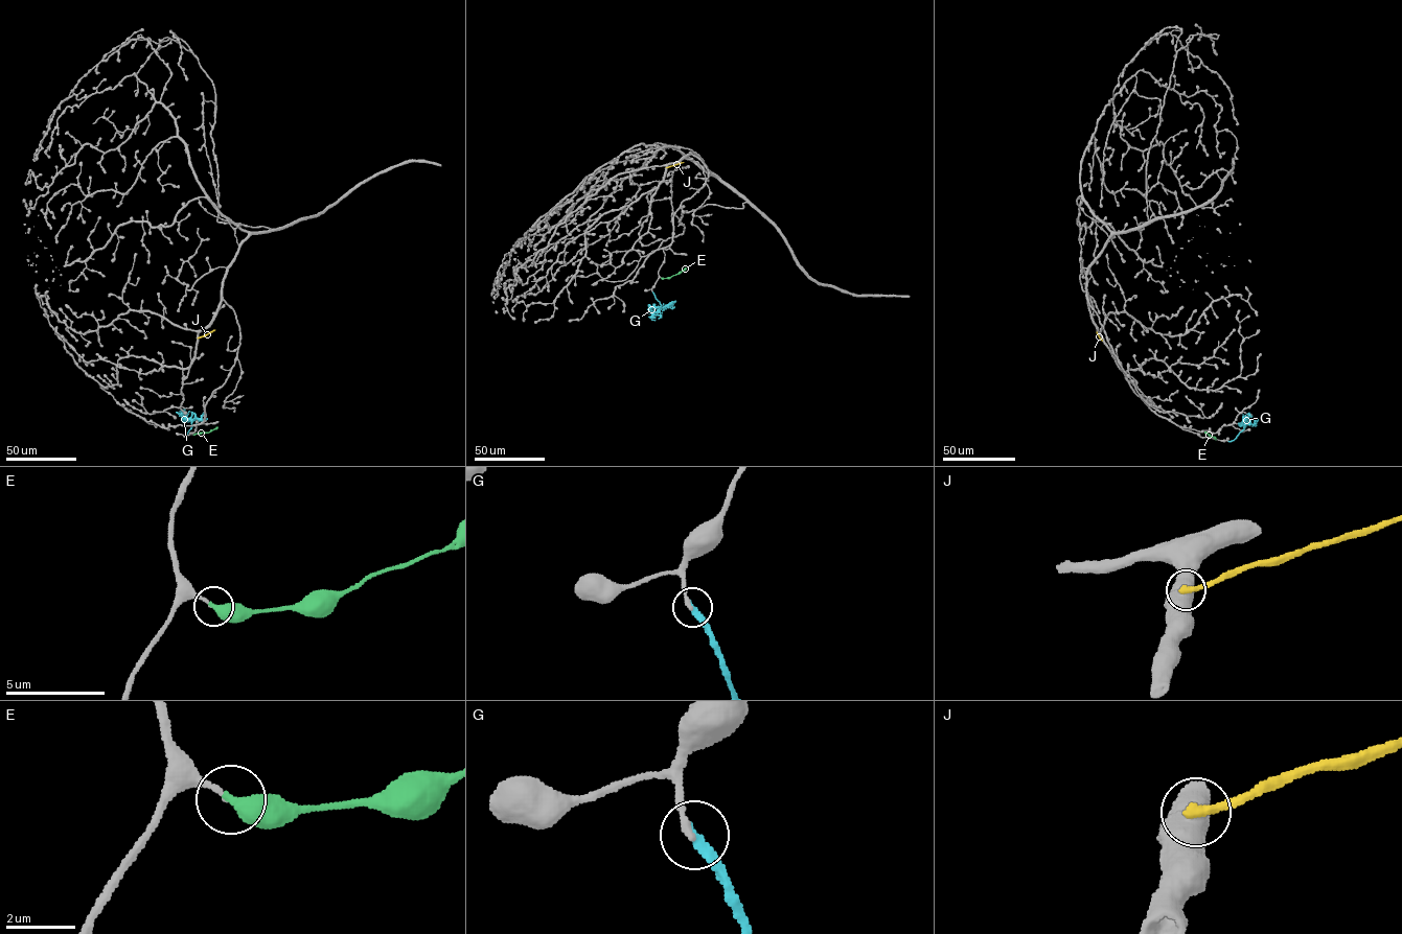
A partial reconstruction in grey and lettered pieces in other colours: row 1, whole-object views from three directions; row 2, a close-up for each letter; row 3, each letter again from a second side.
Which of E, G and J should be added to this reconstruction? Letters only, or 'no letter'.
E

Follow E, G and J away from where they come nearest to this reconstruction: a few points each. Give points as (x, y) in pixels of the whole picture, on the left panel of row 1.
E: (192, 434), (217, 427)
G: (184, 436), (192, 425), (190, 420), (182, 418), (182, 410)
J: (198, 337), (215, 329)

